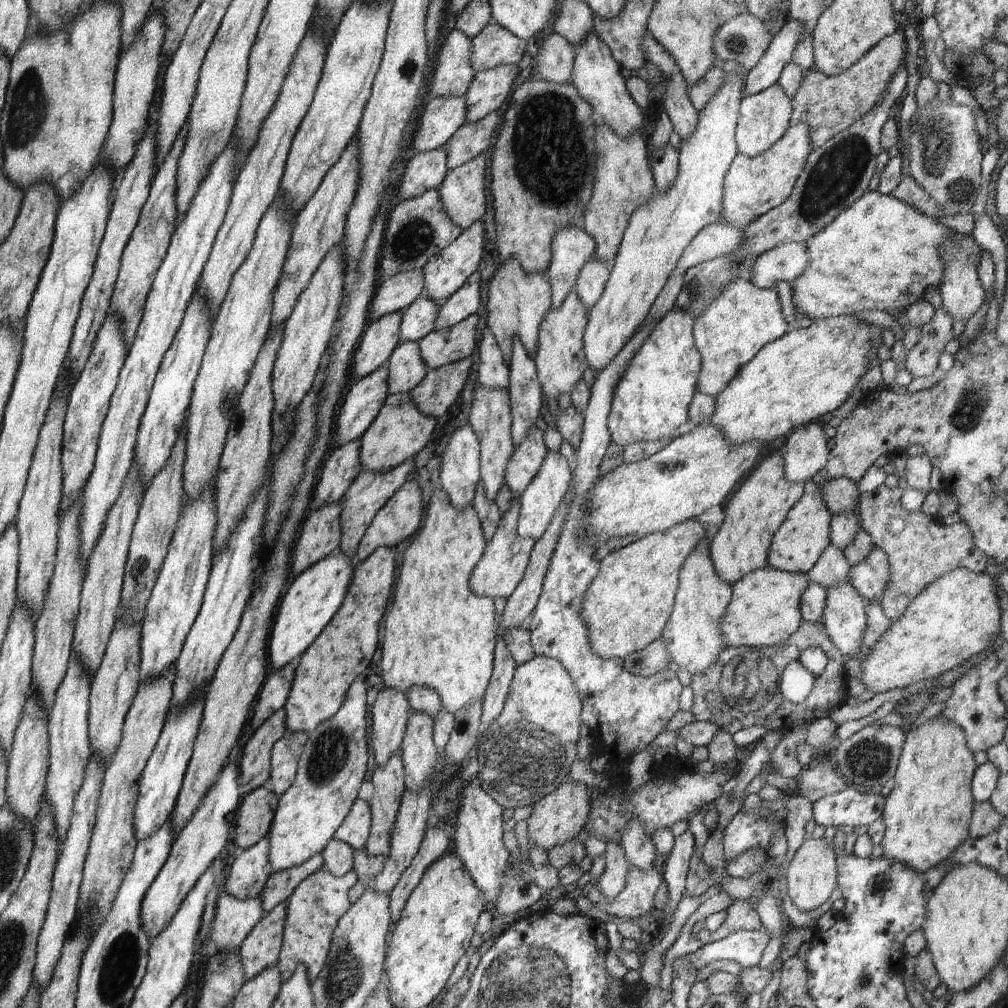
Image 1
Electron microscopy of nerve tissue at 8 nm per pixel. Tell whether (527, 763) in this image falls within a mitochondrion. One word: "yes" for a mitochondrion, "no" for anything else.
yes

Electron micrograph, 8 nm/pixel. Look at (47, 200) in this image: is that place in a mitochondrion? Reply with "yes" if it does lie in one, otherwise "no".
no

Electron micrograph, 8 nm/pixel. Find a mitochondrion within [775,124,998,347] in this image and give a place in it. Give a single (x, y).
(841, 168)

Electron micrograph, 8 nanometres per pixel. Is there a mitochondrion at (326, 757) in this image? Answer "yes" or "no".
yes

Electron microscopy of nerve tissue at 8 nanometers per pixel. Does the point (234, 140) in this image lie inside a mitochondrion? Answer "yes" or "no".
no

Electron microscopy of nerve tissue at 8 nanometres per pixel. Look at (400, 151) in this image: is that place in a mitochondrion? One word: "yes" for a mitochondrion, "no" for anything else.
no

